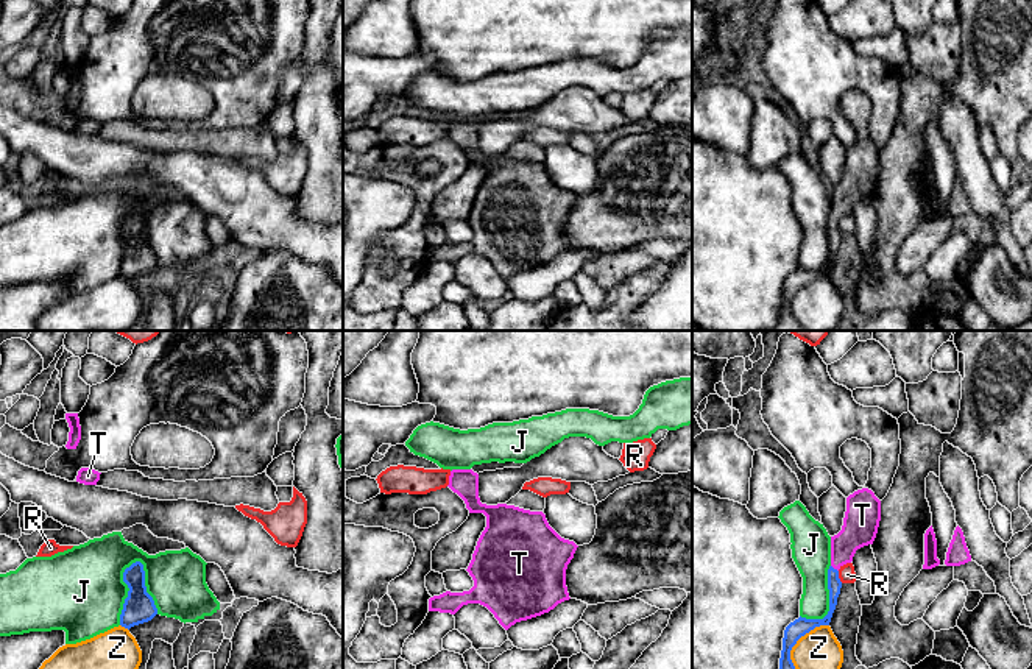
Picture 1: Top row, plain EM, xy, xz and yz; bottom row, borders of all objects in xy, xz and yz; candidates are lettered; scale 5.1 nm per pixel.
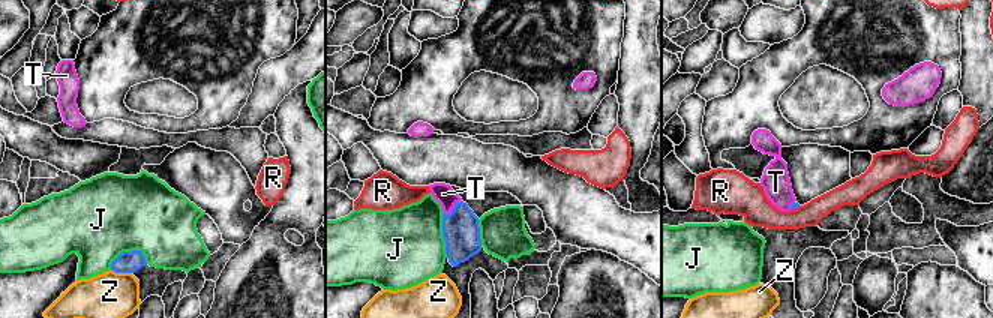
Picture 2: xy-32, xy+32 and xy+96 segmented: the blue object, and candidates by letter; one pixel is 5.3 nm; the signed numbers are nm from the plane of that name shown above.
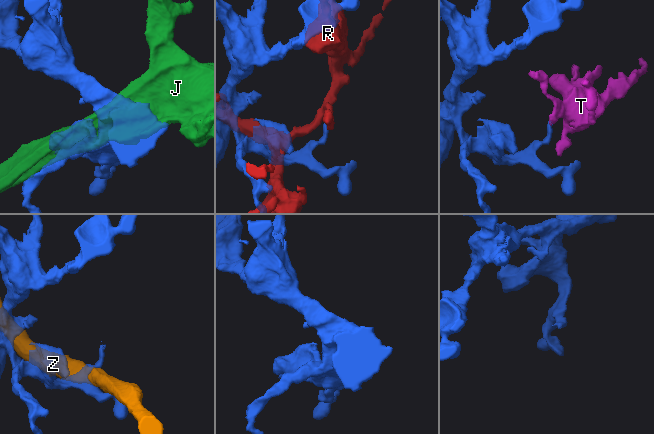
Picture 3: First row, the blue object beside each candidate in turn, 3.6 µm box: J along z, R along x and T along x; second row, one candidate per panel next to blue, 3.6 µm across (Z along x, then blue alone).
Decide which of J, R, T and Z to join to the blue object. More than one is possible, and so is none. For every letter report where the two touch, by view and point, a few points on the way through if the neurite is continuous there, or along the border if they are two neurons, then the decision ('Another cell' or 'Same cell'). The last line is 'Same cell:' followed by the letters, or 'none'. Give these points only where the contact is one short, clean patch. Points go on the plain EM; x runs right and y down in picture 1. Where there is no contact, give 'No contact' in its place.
J: Touches blue at xy (130, 240). Boundary: xy (139, 211), (133, 212), (123, 223), (128, 247), (119, 275). Another cell
R: Touches blue at yz (837, 228). Another cell
T: Touches blue at yz (833, 219). Path across: yz (834, 234), (833, 219), (844, 195), (859, 180). Same cell
Z: Touches blue at yz (795, 293). Another cell
Same cell: T

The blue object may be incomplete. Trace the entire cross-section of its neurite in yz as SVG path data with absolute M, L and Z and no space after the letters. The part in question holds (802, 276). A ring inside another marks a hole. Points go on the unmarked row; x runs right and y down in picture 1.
M868 139L854 142L846 148L846 162L842 181L831 187L831 217L828 220L829 262L823 270L798 268L784 281L779 320L769 331L804 331L790 310L797 292L820 276L829 276L837 256L842 232L839 220L853 212L857 200L873 195L881 172L881 151Z

